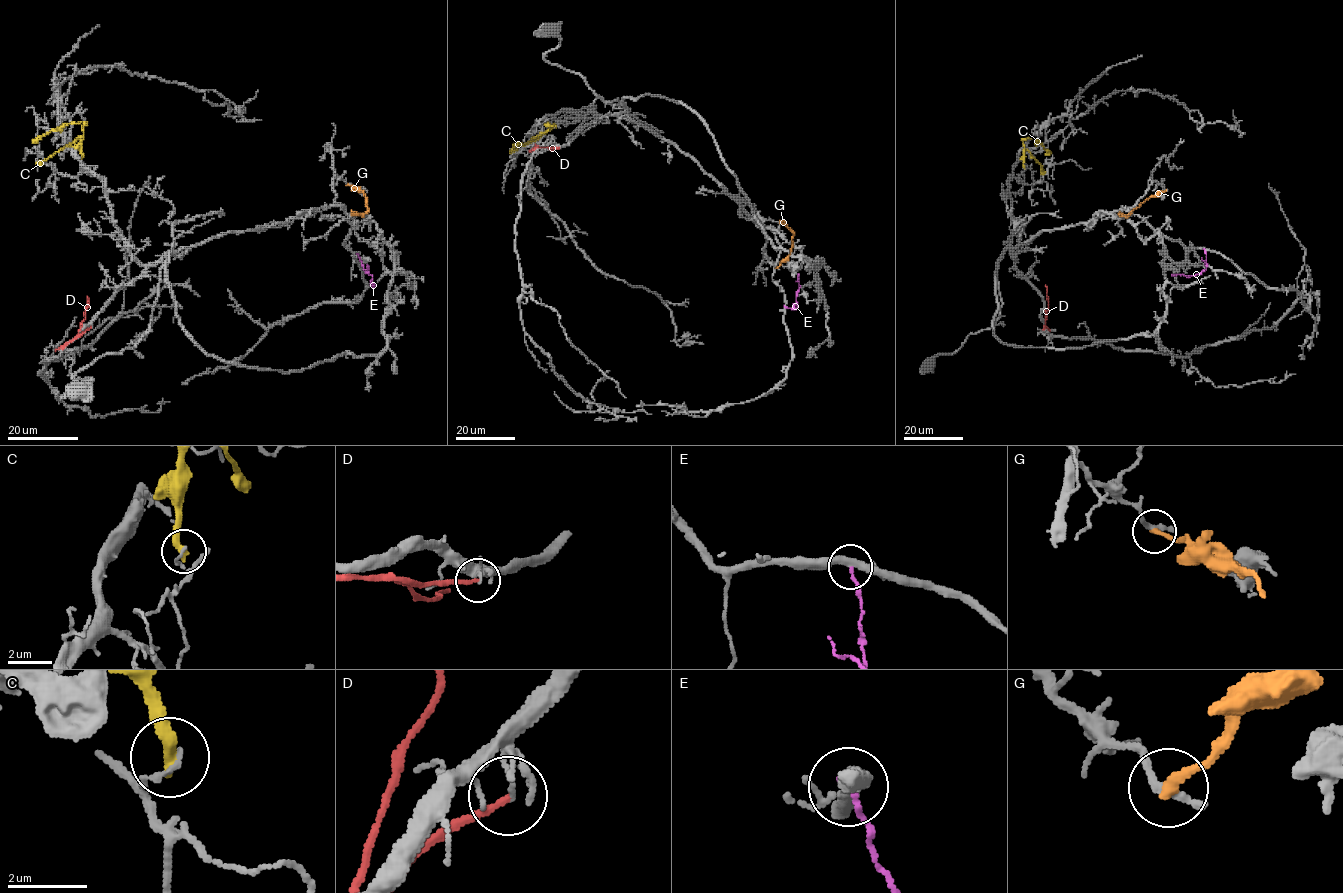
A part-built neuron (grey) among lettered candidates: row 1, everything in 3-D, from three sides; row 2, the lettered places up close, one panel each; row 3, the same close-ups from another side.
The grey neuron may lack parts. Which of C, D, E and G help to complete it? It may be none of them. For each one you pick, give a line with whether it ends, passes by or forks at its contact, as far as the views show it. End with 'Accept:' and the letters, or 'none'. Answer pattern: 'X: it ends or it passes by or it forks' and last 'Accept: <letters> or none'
Accept: none

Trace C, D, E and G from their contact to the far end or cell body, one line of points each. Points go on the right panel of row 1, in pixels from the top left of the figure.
C: (1024, 166), (1024, 137), (1042, 144), (1048, 155)
D: (1045, 311), (1046, 318), (1048, 304), (1045, 284)
E: (1204, 249), (1207, 264), (1200, 274), (1171, 274)
G: (1165, 190), (1145, 199), (1127, 215), (1121, 216), (1119, 212)

